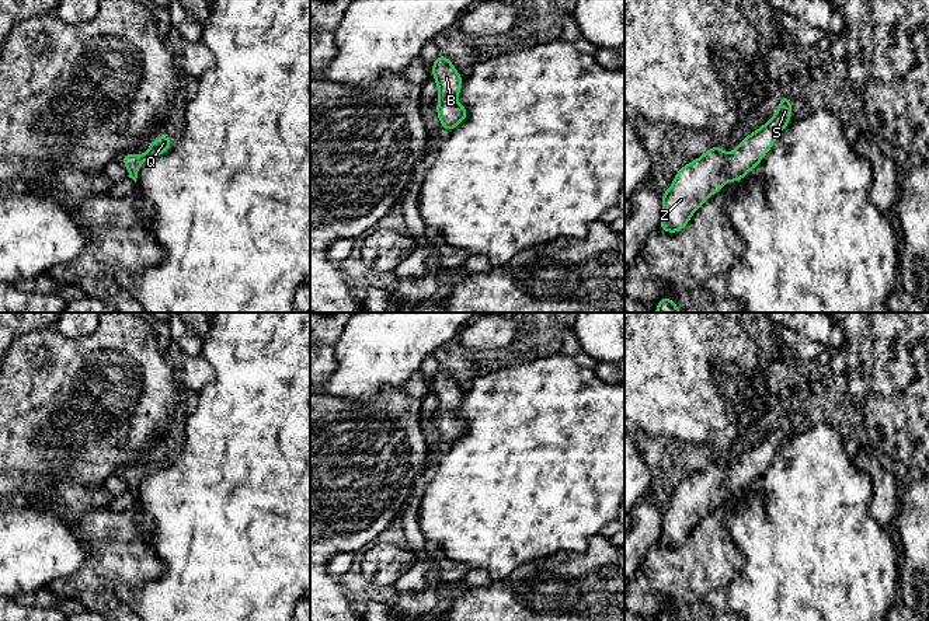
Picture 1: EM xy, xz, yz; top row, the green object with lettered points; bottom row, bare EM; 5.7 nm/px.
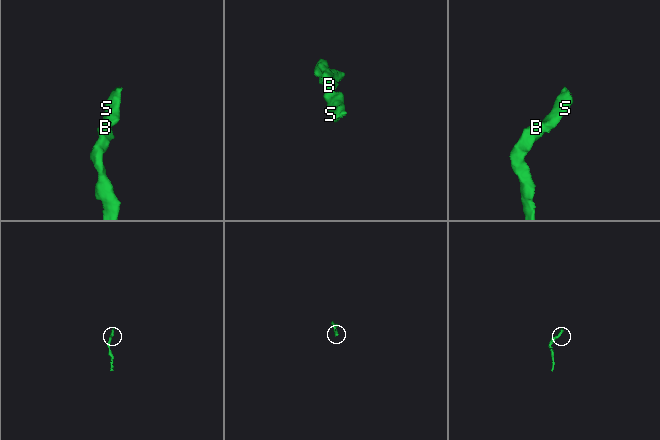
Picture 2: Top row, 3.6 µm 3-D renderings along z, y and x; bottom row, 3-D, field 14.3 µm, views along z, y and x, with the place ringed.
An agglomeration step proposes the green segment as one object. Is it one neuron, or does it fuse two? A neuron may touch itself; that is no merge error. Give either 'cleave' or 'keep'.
keep

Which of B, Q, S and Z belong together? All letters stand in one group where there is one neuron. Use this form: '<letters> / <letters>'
B Q S Z

